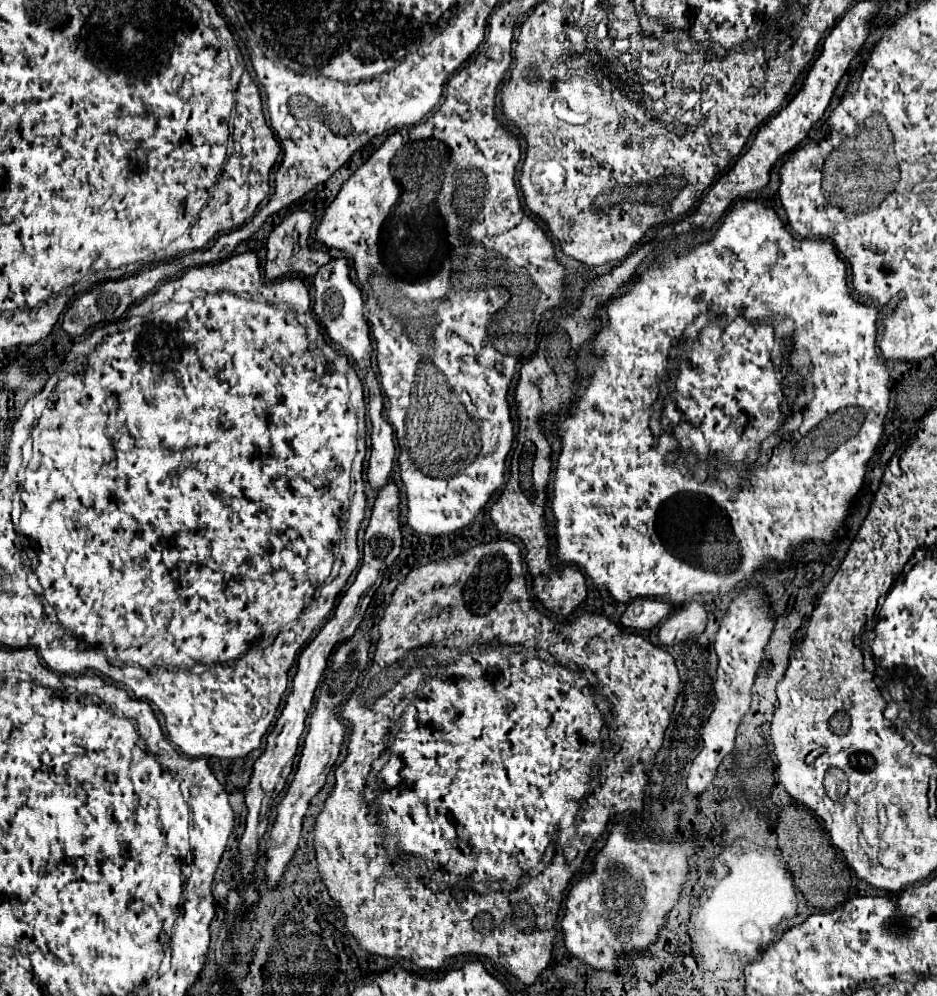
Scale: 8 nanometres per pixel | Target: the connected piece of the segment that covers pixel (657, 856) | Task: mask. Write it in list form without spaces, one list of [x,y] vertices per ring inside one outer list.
[[[616,824],[602,852],[598,852],[594,860],[594,870],[586,878],[576,882],[576,886],[568,894],[566,916],[562,920],[564,944],[568,952],[596,970],[614,970],[618,954],[632,956],[646,950],[648,944],[656,940],[658,928],[664,924],[666,914],[674,906],[682,884],[688,880],[688,858],[696,852],[696,842],[698,840],[692,838],[690,842],[682,840],[674,844],[662,844],[660,840],[654,842],[654,836],[636,840],[632,838],[632,830],[626,824]]]

